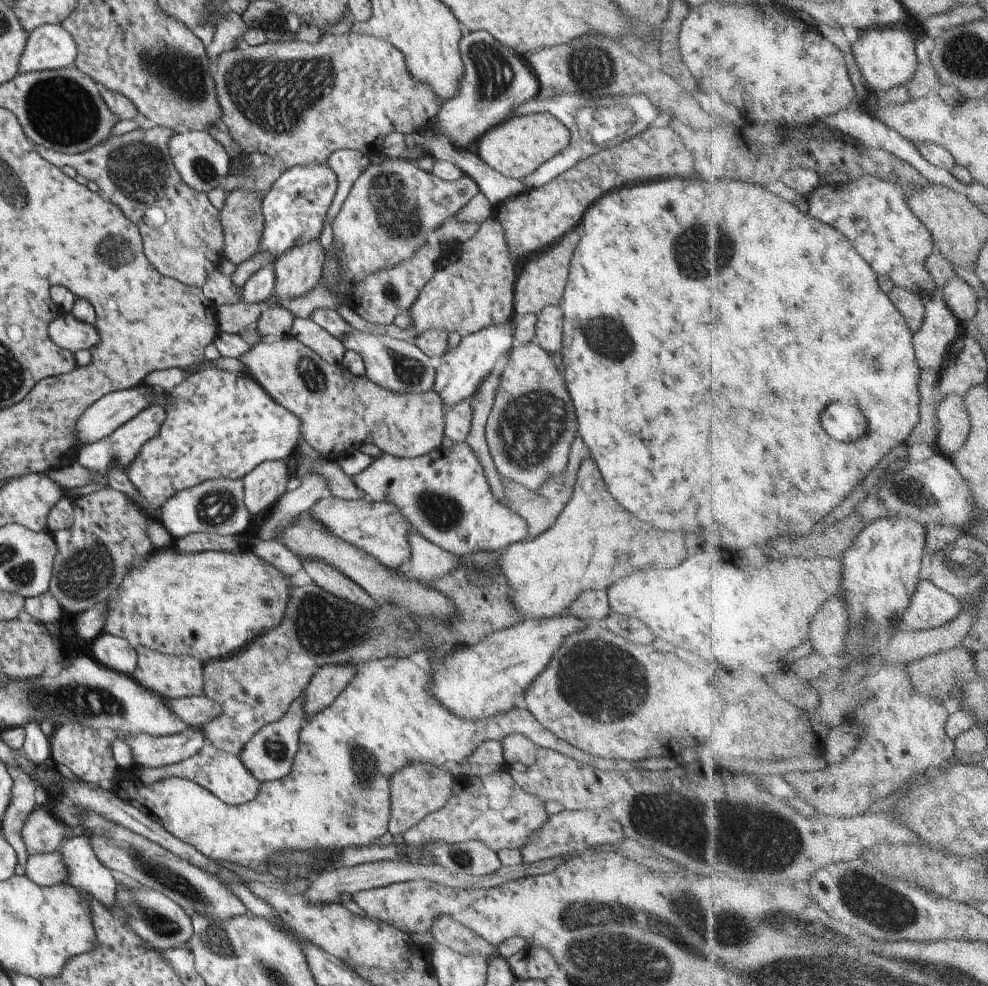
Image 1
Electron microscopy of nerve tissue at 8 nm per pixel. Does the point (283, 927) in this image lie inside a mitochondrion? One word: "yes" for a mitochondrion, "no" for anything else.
no

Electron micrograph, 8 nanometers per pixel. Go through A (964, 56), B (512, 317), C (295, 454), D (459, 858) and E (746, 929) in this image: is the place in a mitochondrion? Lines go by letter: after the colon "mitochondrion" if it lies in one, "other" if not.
A: mitochondrion
B: other
C: other
D: mitochondrion
E: mitochondrion

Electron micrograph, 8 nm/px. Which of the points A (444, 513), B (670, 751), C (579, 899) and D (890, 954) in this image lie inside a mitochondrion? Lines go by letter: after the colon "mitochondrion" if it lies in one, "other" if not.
A: mitochondrion
B: other
C: mitochondrion
D: mitochondrion

